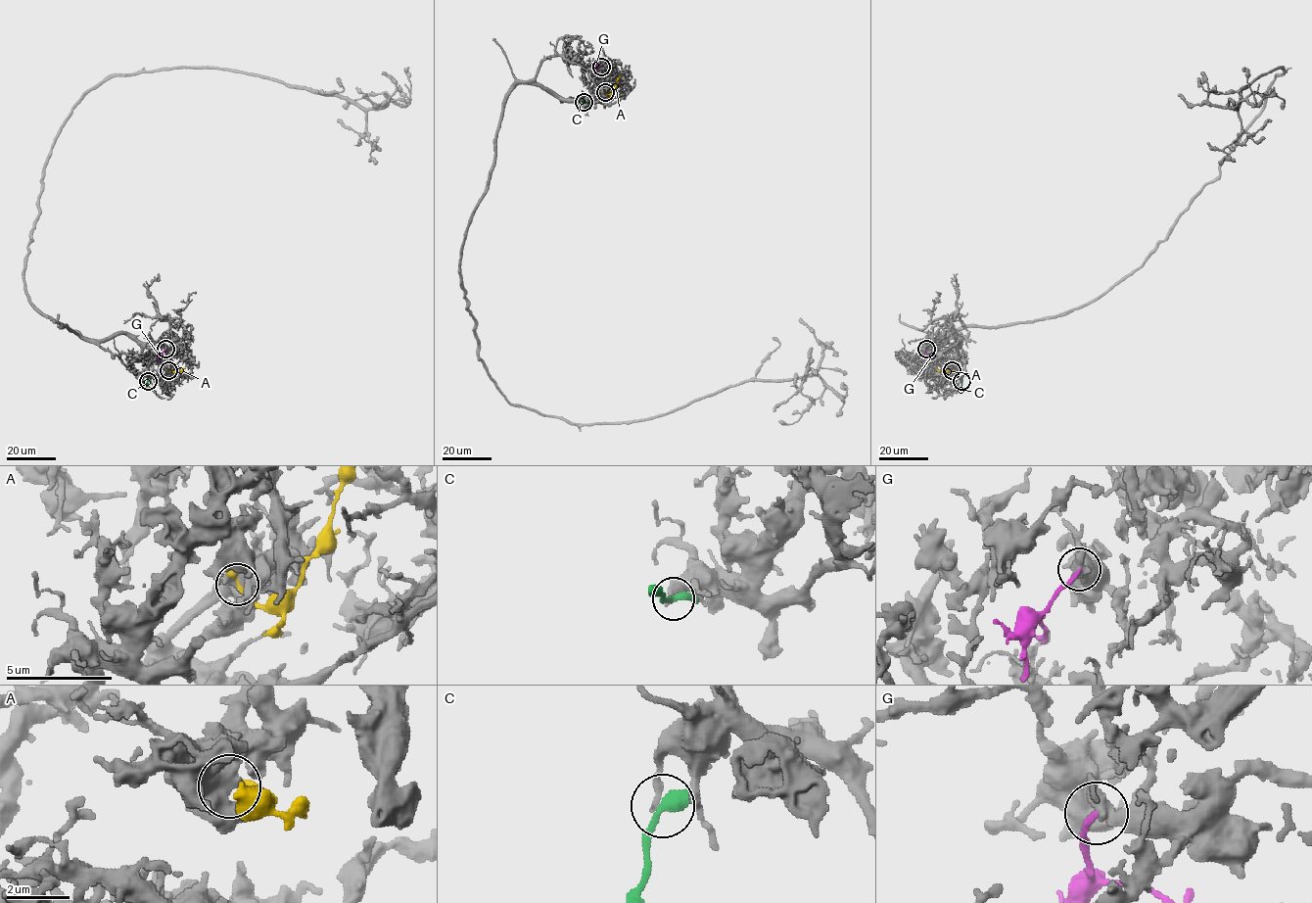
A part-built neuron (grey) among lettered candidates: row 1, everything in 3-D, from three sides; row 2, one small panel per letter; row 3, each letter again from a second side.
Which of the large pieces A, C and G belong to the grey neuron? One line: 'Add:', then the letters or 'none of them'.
Add: none of them

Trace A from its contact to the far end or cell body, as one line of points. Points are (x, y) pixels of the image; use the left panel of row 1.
A: (168, 370), (185, 368)

